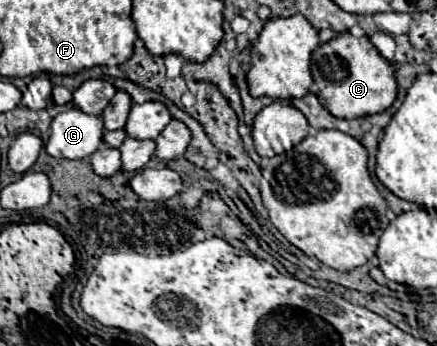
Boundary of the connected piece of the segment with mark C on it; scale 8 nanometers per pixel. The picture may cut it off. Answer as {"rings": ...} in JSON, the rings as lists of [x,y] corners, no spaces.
{"rings":[[[341,33],[327,43],[321,43],[311,55],[311,75],[317,95],[329,113],[341,119],[355,119],[383,113],[397,97],[397,81],[391,63],[379,55],[367,35],[355,37]]]}

